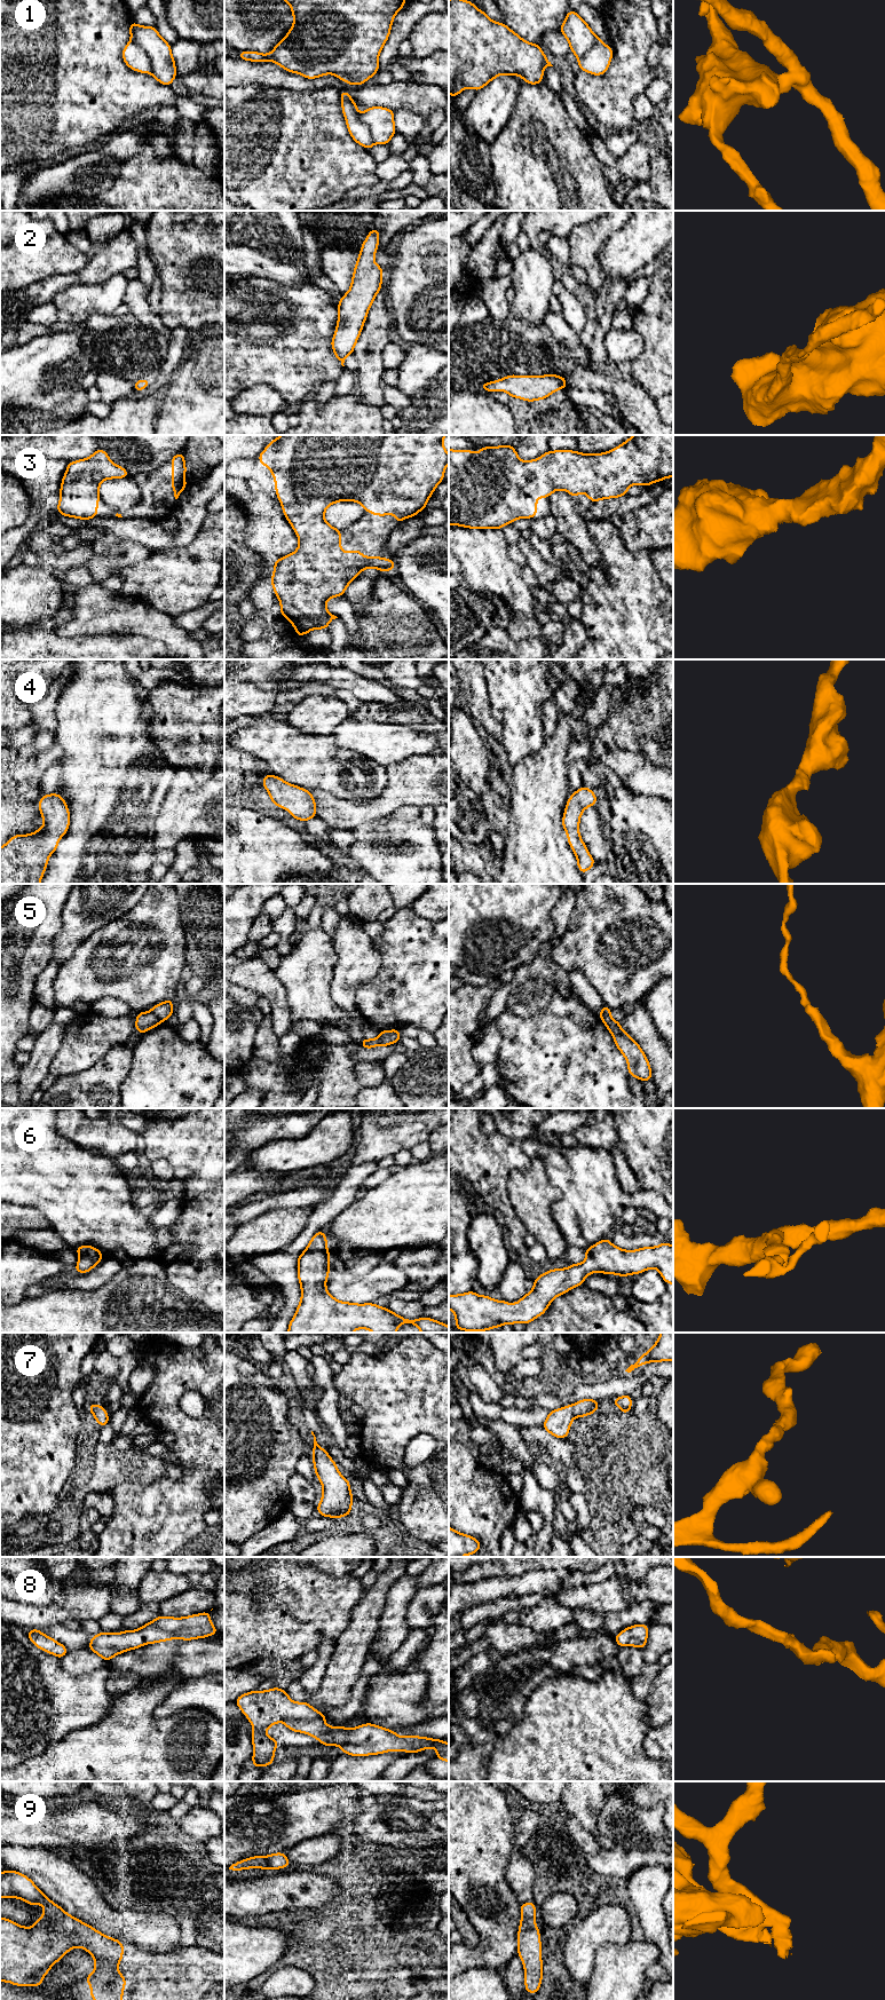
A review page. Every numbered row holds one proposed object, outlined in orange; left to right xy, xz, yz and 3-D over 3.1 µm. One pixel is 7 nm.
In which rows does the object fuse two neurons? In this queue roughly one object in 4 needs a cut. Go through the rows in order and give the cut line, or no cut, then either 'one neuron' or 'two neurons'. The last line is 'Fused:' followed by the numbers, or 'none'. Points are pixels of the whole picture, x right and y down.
1: xy (131, 40), (145, 53), (150, 61), (150, 72) | two neurons
2: no cut | one neuron
3: no cut | one neuron
4: no cut | one neuron
5: xy (150, 1011), (162, 1021) | two neurons
6: no cut | one neuron
7: no cut | one neuron
8: no cut | one neuron
9: no cut | one neuron
Fused: 1, 5

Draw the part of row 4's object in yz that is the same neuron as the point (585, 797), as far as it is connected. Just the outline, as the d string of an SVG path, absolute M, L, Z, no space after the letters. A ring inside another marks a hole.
M583 786L571 793L562 817L562 825L567 833L568 843L577 857L577 867L583 875L594 865L595 860L591 856L582 840L578 827L584 809L595 806L596 803L598 799L593 790Z

